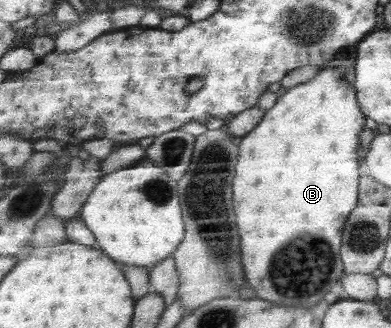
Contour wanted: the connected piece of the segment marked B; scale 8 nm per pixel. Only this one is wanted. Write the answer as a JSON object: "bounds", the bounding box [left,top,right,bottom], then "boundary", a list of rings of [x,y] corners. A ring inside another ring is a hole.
{"bounds":[234,66,367,307],"boundary":[[[345,66],[340,69],[324,69],[312,81],[298,85],[284,94],[272,109],[267,110],[265,119],[261,121],[259,127],[241,141],[234,189],[236,189],[236,205],[238,205],[238,227],[242,229],[242,259],[246,257],[246,273],[250,277],[250,287],[256,289],[258,297],[262,297],[262,299],[270,299],[278,305],[314,307],[332,291],[332,287],[340,281],[340,278],[344,279],[346,275],[344,261],[340,259],[340,251],[345,243],[346,224],[349,223],[349,217],[353,215],[353,211],[361,201],[361,179],[364,176],[360,171],[362,167],[362,165],[360,166],[360,147],[362,145],[360,135],[366,127],[367,115],[365,111],[362,111],[358,101],[357,87],[346,79]]]}

